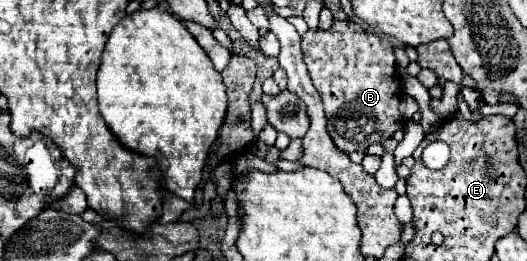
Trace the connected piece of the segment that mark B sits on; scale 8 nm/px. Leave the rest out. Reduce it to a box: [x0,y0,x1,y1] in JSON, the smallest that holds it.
[302,19,404,153]

